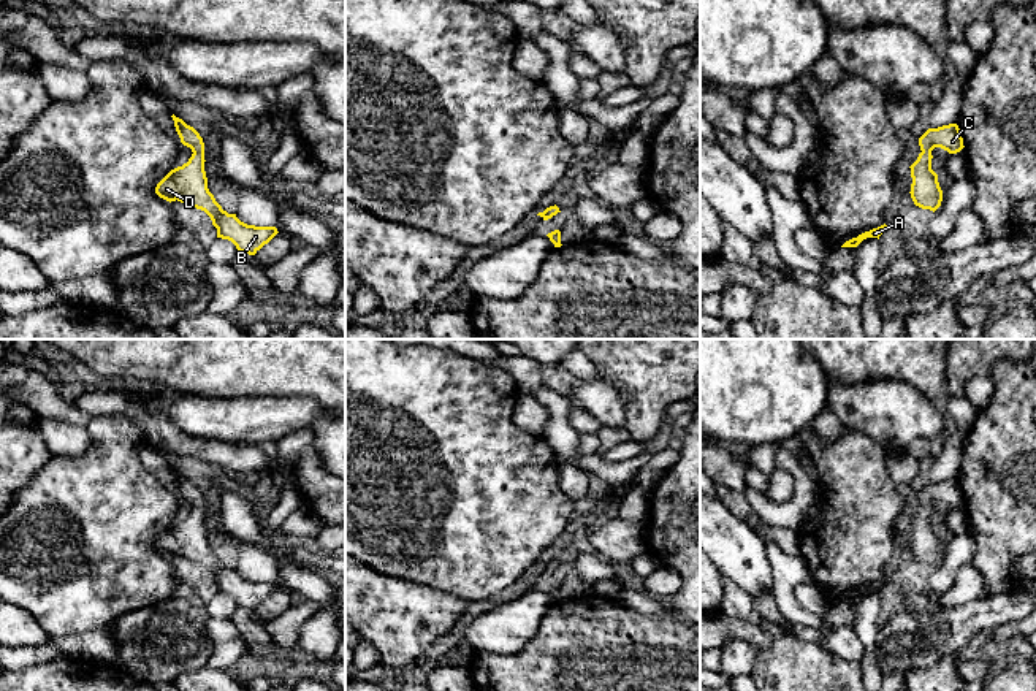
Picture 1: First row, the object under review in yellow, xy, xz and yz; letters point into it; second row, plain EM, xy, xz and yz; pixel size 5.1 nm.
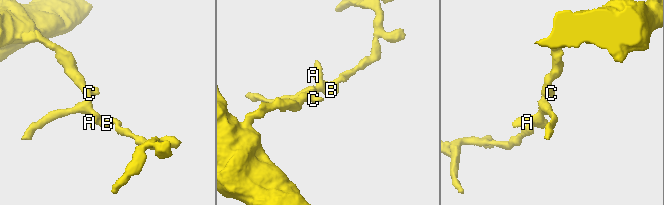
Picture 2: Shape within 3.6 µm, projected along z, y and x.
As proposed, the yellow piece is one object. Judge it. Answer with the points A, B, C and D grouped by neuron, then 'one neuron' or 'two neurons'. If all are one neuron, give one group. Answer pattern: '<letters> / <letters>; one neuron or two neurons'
A B C D; one neuron

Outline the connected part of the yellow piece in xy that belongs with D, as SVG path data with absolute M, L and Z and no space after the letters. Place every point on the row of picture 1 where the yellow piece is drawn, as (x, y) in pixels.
M171 116L181 143L192 149L192 157L182 166L171 170L155 187L155 193L166 201L187 203L204 211L217 228L217 238L231 241L239 252L255 255L279 231L276 227L255 227L228 214L208 189L204 171L204 143L200 133L182 119Z

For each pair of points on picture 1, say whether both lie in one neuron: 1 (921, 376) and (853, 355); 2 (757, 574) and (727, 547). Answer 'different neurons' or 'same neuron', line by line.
1: same neuron
2: same neuron

